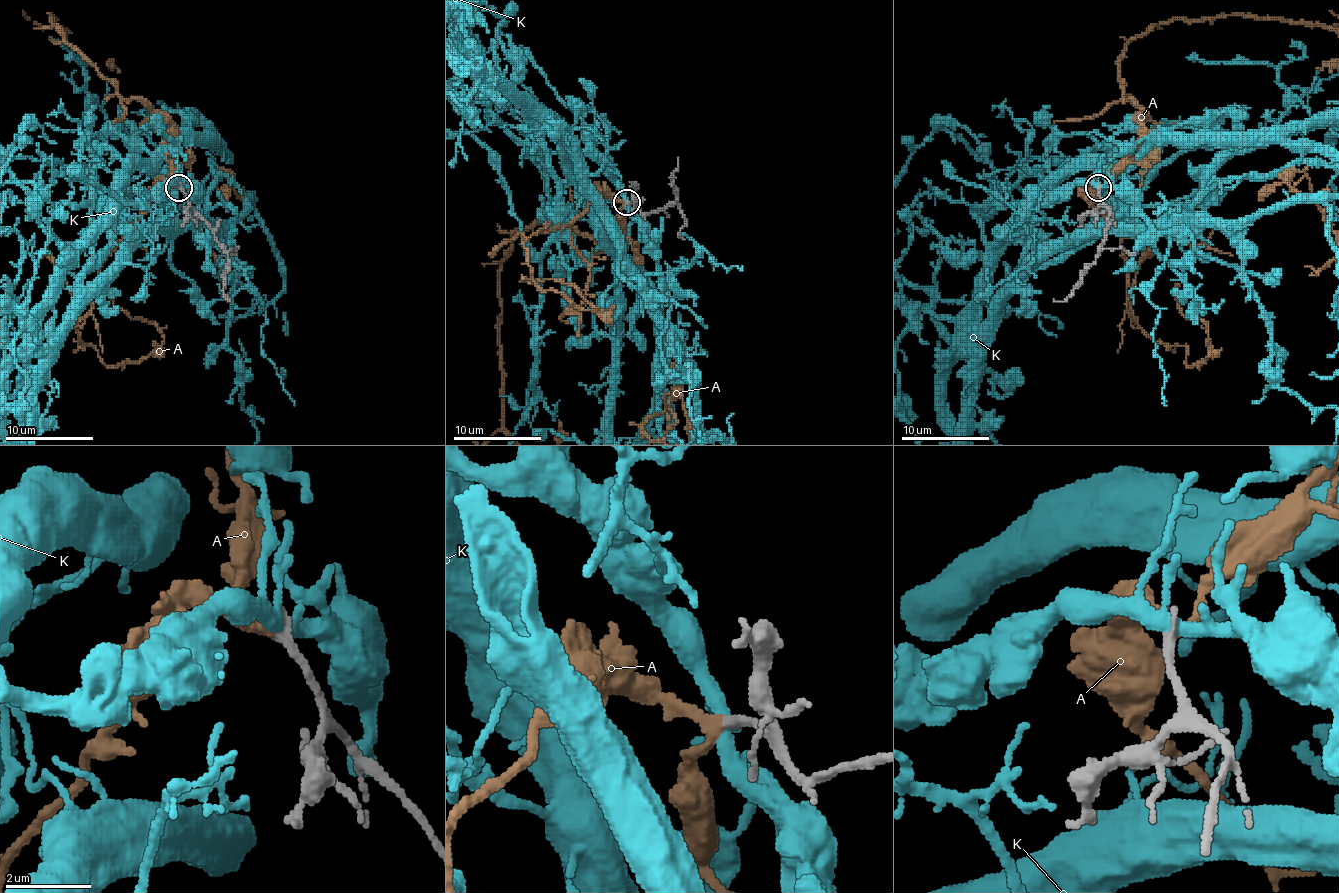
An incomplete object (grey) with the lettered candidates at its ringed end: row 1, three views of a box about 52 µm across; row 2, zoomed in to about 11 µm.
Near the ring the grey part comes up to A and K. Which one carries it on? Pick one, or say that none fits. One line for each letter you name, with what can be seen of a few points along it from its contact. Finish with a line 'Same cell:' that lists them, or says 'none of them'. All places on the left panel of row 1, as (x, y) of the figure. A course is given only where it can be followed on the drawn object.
Same cell: A

